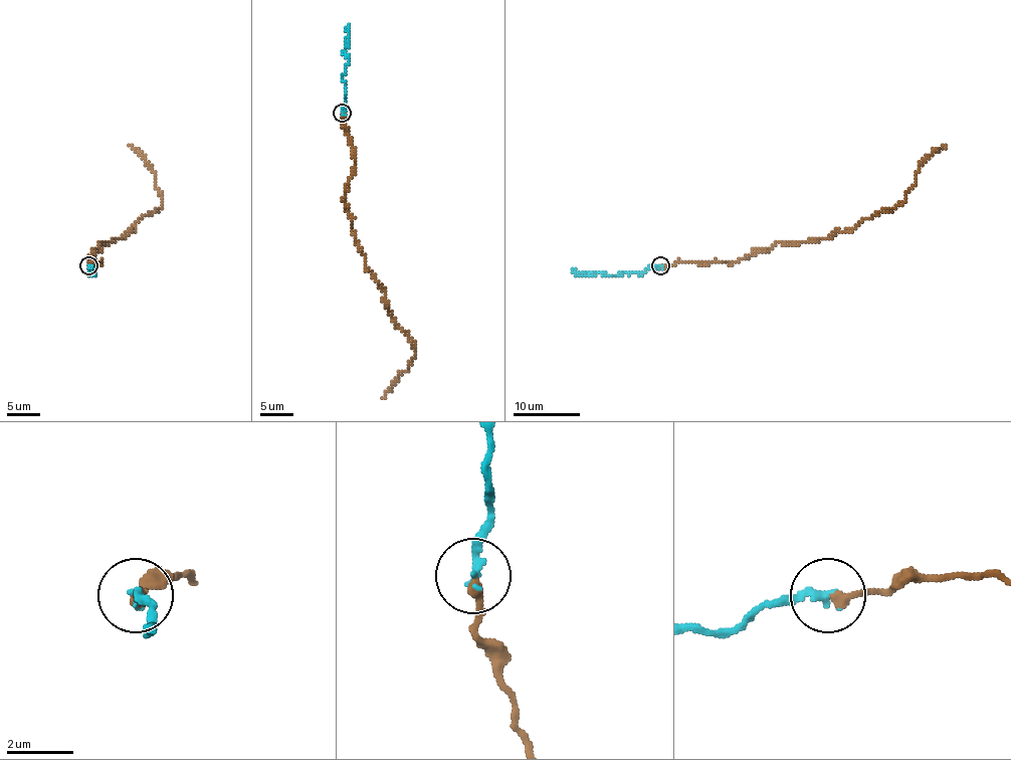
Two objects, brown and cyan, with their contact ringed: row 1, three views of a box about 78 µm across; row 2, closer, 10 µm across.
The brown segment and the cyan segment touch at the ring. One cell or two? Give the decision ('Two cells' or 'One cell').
One cell

